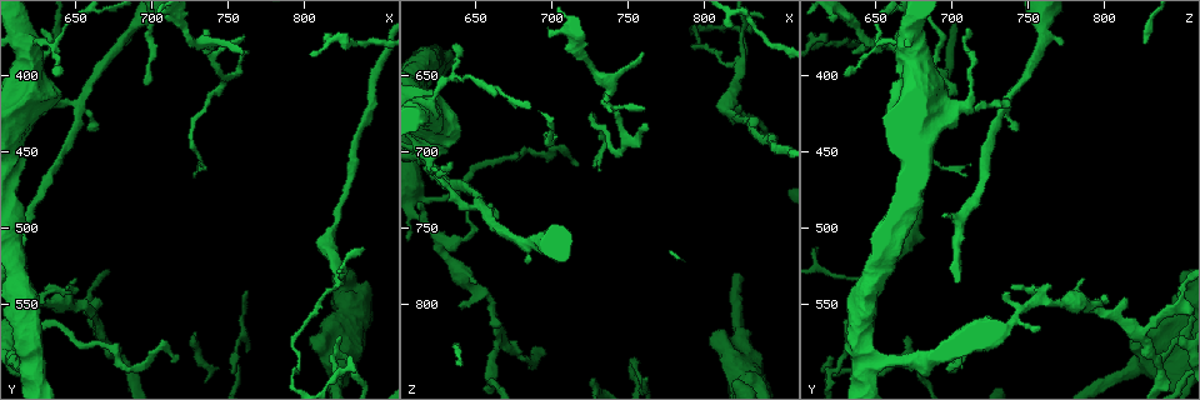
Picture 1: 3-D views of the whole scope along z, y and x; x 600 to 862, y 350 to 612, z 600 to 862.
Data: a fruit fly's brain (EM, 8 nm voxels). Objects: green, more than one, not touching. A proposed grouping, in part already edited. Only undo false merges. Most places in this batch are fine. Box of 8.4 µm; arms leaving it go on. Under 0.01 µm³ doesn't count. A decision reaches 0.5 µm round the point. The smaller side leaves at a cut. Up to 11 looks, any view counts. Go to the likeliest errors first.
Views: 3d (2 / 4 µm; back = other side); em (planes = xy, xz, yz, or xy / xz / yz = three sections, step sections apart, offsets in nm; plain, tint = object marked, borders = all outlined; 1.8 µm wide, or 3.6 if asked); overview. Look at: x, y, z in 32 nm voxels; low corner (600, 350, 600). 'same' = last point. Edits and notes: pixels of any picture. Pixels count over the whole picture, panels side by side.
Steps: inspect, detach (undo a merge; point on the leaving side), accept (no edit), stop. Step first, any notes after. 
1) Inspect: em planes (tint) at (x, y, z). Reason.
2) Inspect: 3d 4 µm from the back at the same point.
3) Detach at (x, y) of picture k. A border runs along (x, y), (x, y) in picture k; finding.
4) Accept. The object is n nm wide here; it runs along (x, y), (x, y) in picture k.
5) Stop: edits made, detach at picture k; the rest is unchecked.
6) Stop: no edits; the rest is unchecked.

Inspect: 3d 4 µm at (650, 418, 736). Two arms in line, one across.

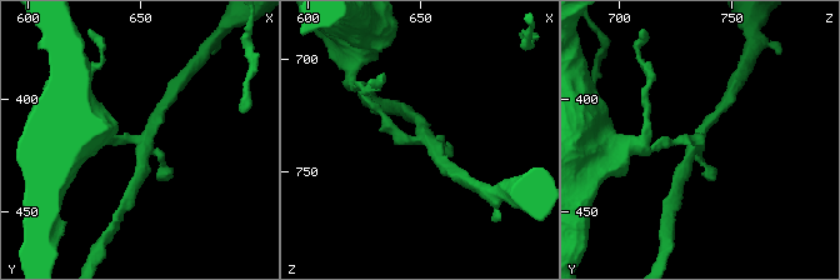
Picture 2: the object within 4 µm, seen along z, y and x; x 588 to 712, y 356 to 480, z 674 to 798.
Inspect: em planes (tint) at (651, 417, 735). Need the tissue.

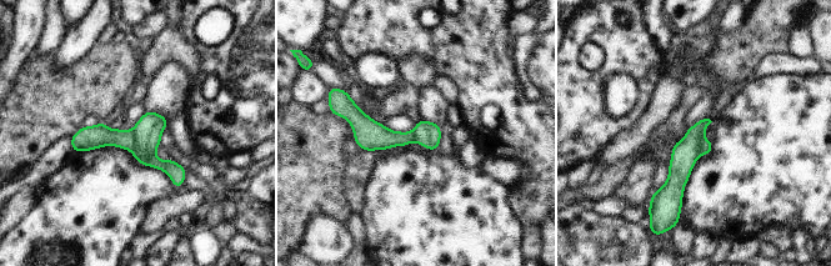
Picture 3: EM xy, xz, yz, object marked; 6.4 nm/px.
Detach at (685, 152) of picture 3. The part that leaves runs along (706, 121), (680, 165), (677, 206) in picture 3; two neurons meet here.

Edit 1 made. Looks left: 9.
Inspect: overview.

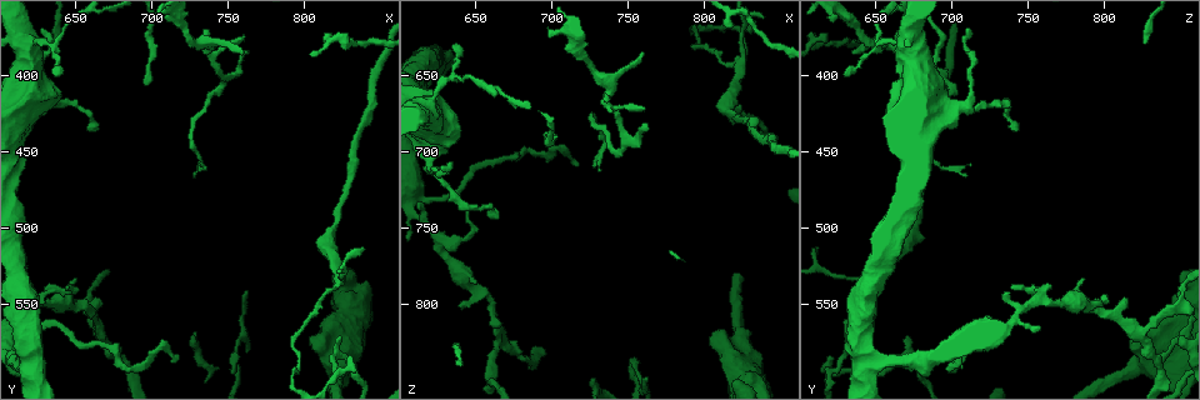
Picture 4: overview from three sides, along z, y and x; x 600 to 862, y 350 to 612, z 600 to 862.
Inspect: em yz step 4 (tint) at (822, 534, 642). Branch point.

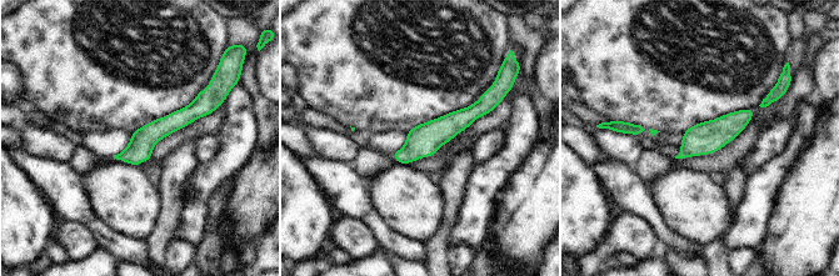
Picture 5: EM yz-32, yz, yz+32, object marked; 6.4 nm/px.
Inspect: em planes (borders) at the same point. Another direction.

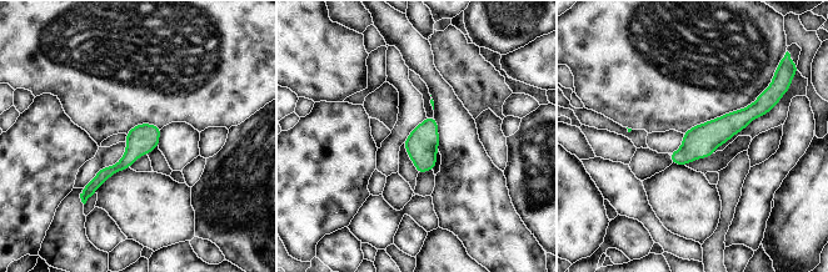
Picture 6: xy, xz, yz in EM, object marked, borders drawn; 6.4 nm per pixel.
Accept. It runs along (761, 101), (674, 160) in picture 6; all the same neuron.

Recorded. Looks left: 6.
Inspect: em planes (plain) at (746, 400, 688). Branch point.

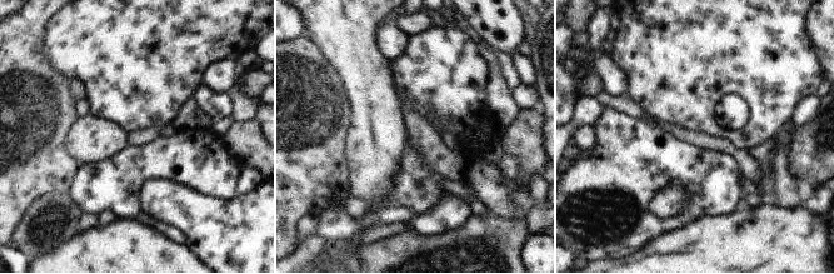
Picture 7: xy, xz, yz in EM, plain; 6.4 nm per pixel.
Inspect: em planes (tint) at the same point.

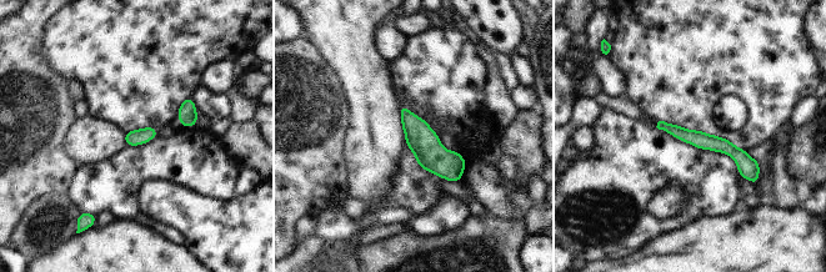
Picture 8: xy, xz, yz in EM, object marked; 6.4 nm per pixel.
Accept. It runs along (660, 125), (729, 147), (754, 179) in picture 8; one neuron here.

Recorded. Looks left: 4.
Inspect: em xz step 8 (tint) at (824, 584, 674). Sharp bend.

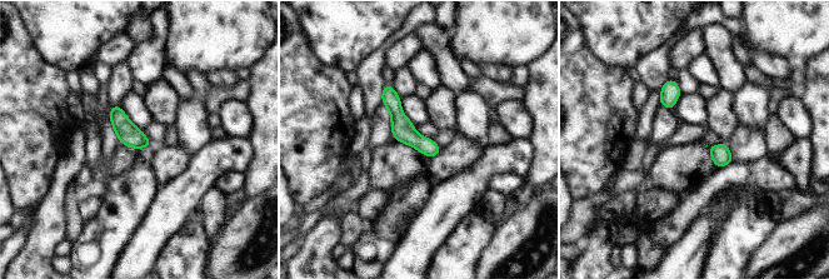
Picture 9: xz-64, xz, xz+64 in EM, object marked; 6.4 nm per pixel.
Inspect: em planes (tint) at the same point. Another direction.

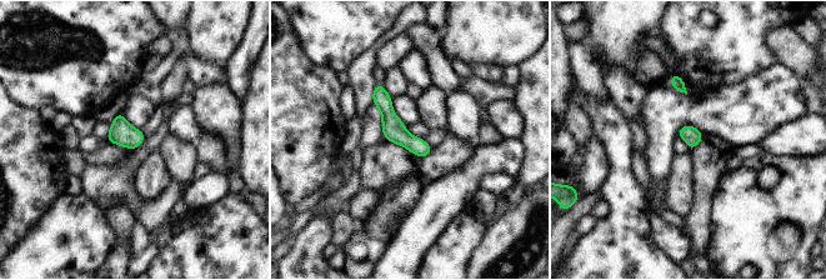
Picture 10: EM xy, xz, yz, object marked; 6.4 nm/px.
Accept. It runs along (379, 86), (390, 121), (426, 151) in picture 10; continuous, no second neuron.

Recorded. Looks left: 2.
Stop: edits made, detach at picture 3; the rest is unchecked.

